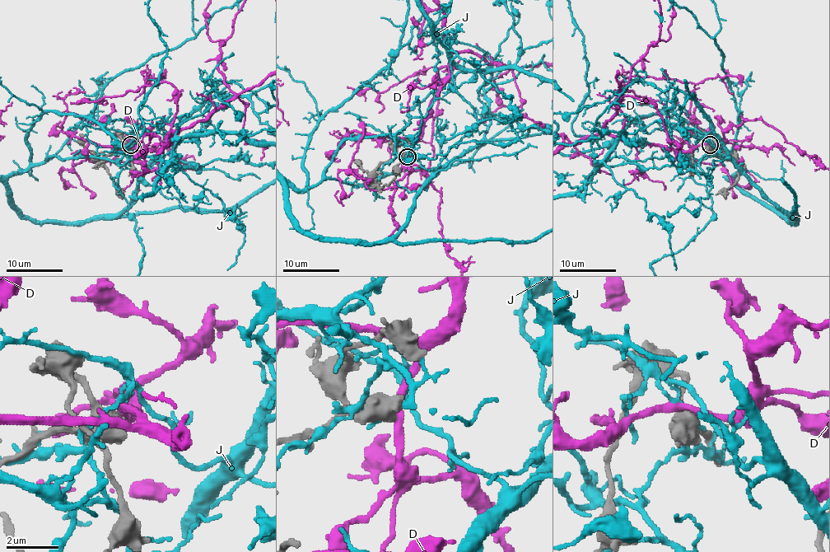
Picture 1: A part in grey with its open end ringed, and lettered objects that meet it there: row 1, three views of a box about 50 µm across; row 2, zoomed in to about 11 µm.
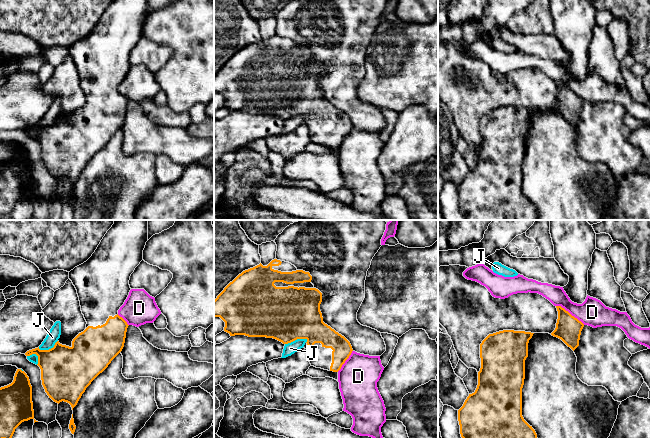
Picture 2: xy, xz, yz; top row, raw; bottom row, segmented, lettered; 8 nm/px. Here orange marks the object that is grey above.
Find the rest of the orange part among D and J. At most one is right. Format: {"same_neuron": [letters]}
{"same_neuron": []}

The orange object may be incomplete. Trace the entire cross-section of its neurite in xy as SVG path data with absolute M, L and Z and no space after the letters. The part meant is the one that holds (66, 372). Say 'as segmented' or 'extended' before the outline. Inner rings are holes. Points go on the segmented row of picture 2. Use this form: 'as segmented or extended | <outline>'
extended | M114 220L92 256L69 272L87 322L86 329L73 339L71 347L57 341L49 350L38 347L25 353L38 356L42 385L54 402L67 402L73 410L86 388L122 351L129 325L118 315L118 310L129 295L130 276L143 260L147 241L148 220Z

